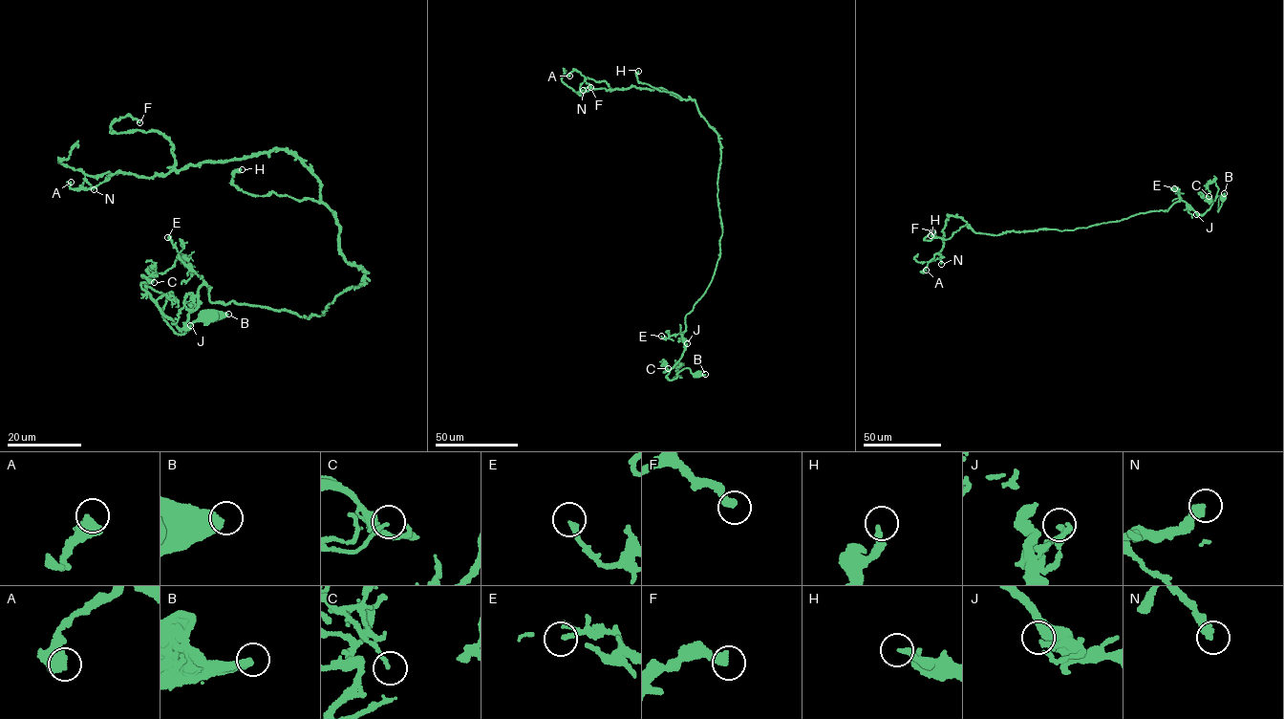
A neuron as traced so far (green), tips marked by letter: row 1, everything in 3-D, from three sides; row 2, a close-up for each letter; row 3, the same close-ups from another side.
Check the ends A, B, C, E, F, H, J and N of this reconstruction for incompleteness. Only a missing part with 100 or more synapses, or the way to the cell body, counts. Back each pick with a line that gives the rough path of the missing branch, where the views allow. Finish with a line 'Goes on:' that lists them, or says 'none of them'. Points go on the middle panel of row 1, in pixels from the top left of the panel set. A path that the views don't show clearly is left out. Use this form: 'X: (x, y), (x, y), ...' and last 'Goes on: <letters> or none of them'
Goes on: none of them

